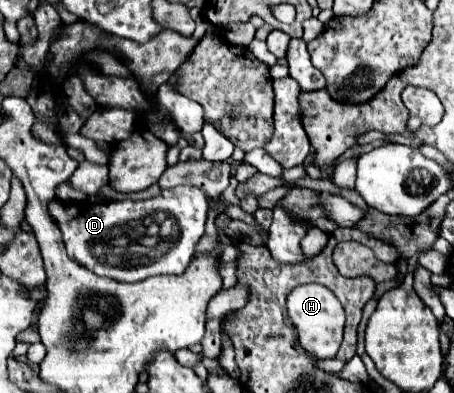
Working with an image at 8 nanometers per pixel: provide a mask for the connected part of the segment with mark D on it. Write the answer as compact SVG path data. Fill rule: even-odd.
M176 186L162 190L160 196L150 200L122 200L122 202L98 202L98 204L62 204L58 200L48 202L48 214L62 232L62 242L68 256L80 266L92 270L98 276L106 276L118 282L140 282L146 276L182 274L194 256L194 248L204 234L204 224L210 210L210 198L196 186Z

